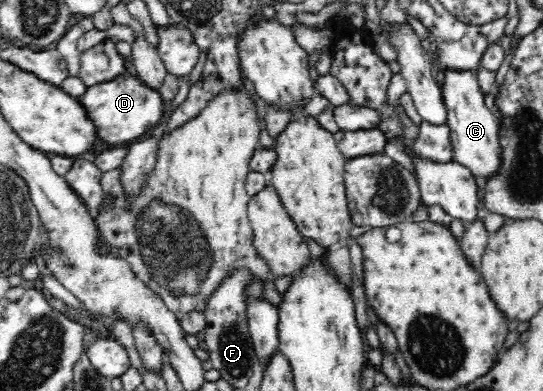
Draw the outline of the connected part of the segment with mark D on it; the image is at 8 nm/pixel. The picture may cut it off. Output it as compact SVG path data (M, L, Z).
M128 72L87 87L87 93L79 99L87 108L91 120L95 122L99 139L109 144L133 143L140 140L145 133L151 132L155 125L159 125L167 117L169 103L163 99L159 88L149 86L139 76L130 75Z

